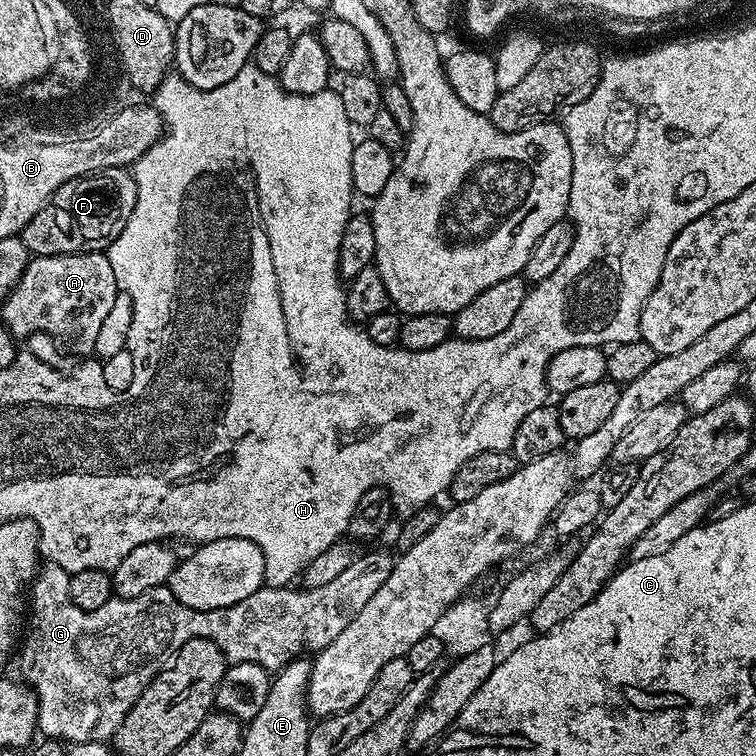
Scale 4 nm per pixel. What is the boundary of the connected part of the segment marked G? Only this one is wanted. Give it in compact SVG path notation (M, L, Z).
M368 552L365 556L357 555L352 564L346 566L346 570L342 570L342 574L338 574L338 578L333 578L327 586L300 592L295 592L292 586L263 586L236 605L205 612L184 606L176 600L168 586L151 588L146 590L146 594L138 594L138 598L110 599L106 606L98 606L98 610L82 610L72 599L69 569L51 562L45 563L32 581L30 615L18 652L20 668L25 676L23 679L36 694L39 731L49 740L67 742L69 745L111 741L126 714L130 714L134 702L138 702L142 690L146 690L146 686L164 669L178 649L194 638L213 640L222 650L225 661L234 664L254 662L270 674L275 674L290 661L330 646L330 642L334 642L334 638L338 638L338 634L342 634L342 630L346 630L346 626L358 618L362 606L374 598L382 582L390 578L393 563L393 553Z

